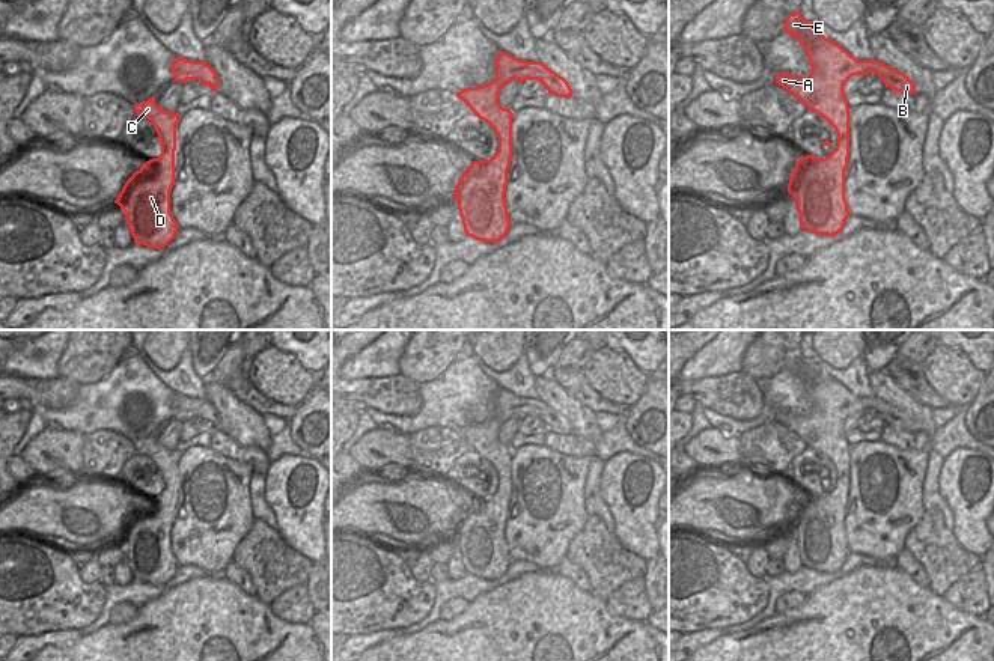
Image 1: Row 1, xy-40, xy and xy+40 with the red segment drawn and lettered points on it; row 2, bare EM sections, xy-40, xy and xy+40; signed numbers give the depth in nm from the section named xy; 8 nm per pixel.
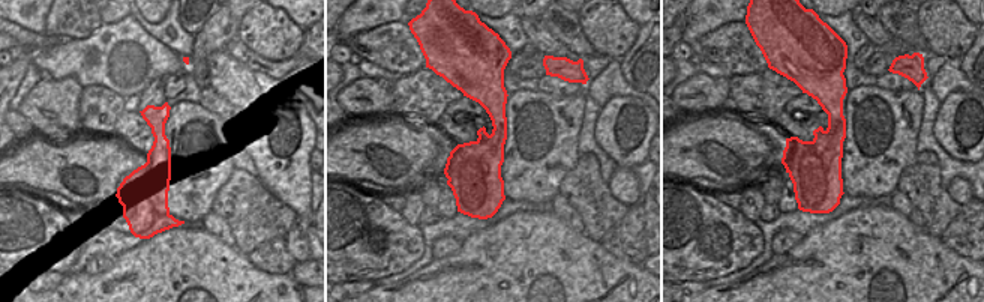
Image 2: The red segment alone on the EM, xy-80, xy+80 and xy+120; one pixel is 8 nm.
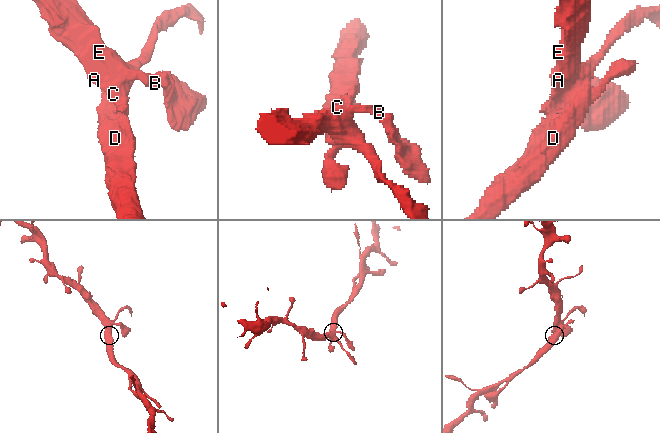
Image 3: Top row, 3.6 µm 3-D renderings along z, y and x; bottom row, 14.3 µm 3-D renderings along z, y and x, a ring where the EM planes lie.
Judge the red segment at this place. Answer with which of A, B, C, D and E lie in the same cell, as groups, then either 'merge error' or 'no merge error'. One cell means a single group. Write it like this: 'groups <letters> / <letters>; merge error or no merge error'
groups A B C D E; no merge error

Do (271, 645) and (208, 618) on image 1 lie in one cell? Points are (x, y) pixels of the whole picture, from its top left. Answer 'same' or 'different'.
same

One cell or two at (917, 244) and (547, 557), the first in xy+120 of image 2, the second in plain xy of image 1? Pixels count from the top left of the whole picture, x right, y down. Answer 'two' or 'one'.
two

